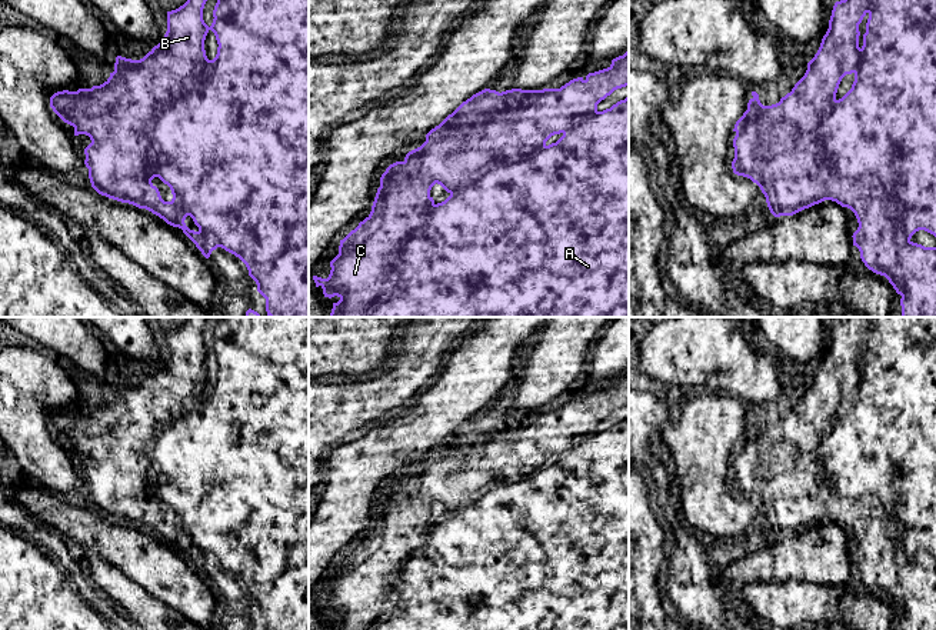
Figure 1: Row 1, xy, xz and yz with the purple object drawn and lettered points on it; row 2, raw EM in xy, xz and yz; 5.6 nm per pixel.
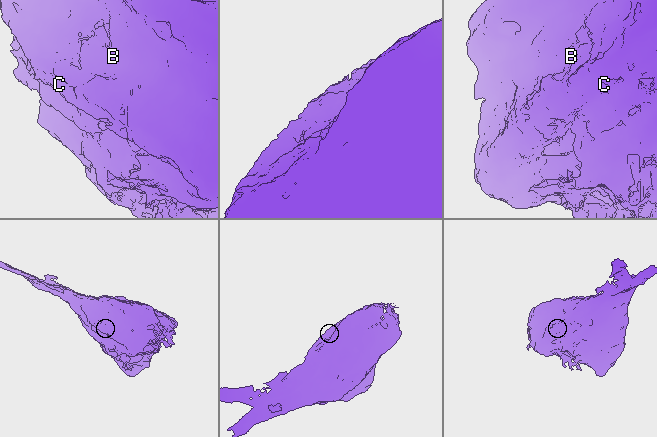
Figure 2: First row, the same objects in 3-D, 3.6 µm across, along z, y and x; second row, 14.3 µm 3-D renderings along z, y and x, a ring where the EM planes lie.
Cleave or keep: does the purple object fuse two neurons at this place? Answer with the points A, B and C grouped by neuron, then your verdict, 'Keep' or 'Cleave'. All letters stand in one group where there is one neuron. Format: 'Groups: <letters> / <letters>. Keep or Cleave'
Groups: A C / B. Cleave

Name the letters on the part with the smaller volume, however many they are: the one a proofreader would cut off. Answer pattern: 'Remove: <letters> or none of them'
Remove: B

